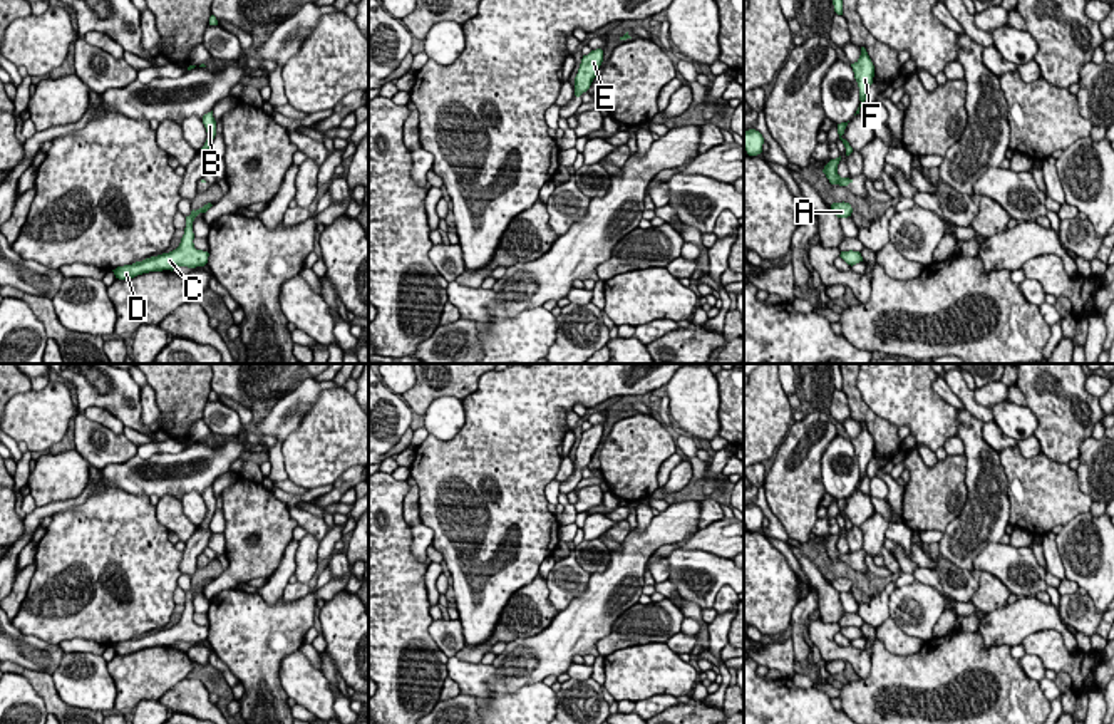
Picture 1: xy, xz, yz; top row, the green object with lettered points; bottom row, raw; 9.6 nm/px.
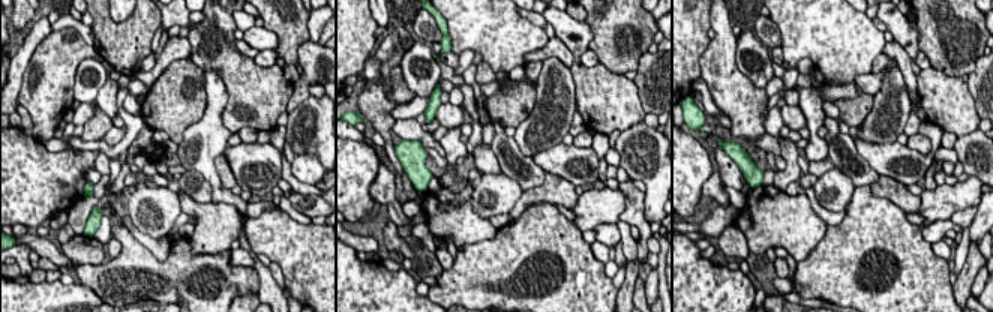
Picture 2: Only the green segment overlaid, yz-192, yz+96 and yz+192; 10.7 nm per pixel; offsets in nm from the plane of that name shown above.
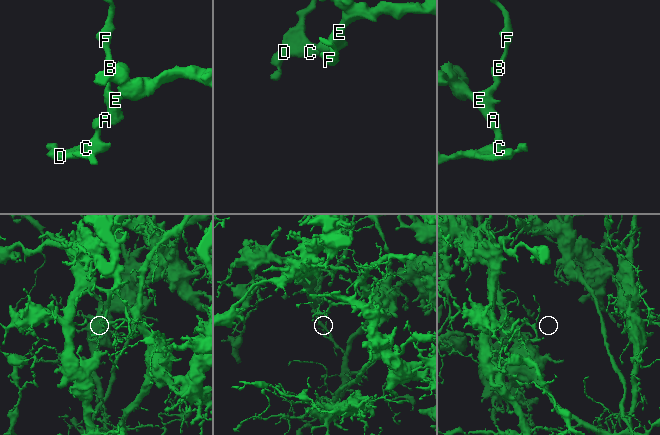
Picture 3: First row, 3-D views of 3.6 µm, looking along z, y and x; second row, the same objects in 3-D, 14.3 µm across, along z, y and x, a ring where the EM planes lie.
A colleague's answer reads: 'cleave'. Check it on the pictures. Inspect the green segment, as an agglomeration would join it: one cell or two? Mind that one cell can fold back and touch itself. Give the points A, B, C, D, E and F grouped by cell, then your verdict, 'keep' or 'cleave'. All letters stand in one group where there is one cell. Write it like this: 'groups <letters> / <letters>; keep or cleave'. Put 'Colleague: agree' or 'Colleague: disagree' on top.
Colleague: disagree
groups A B C D E F; keep

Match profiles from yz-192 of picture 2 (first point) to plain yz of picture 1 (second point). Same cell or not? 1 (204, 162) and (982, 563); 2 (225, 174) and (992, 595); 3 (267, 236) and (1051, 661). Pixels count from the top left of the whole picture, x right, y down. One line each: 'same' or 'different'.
1: different
2: same
3: same

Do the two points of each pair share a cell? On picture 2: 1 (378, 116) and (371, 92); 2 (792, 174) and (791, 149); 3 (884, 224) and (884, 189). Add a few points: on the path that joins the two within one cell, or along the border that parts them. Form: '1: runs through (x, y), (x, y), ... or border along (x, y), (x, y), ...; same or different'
1: runs through (377, 110), (372, 98); same
2: runs through (792, 168), (791, 155); same
3: border along (869, 186), (875, 195), (888, 198), (906, 213); different

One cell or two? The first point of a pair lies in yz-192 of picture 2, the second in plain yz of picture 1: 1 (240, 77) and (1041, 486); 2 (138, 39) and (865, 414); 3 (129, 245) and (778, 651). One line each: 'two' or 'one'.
1: one
2: one
3: two

